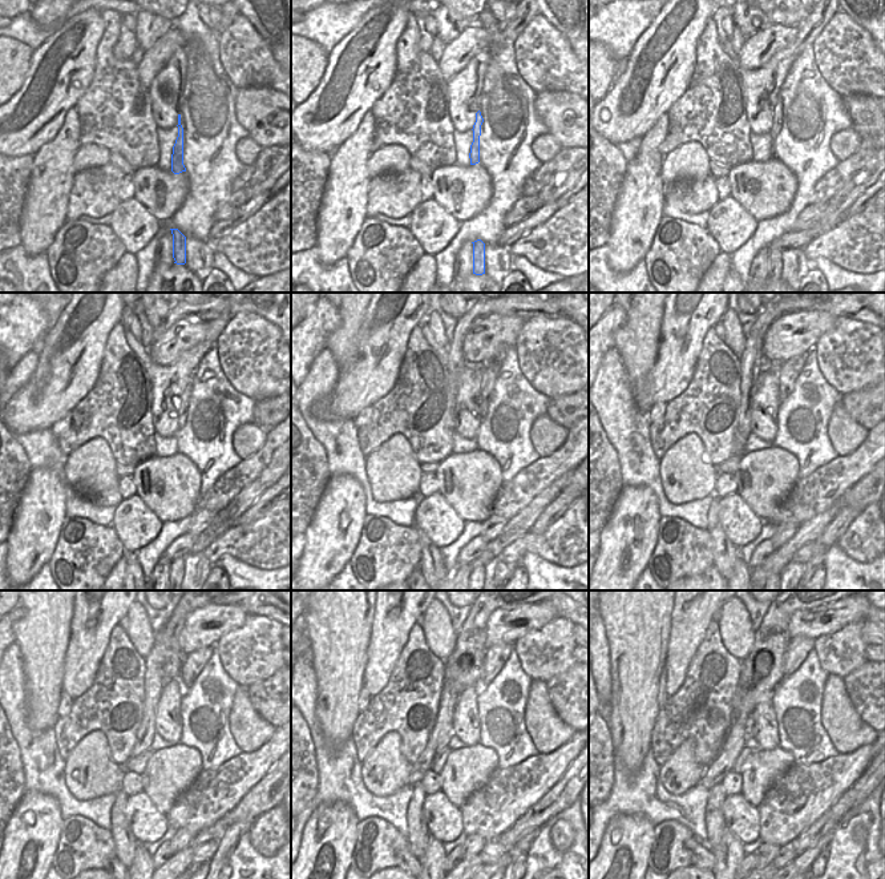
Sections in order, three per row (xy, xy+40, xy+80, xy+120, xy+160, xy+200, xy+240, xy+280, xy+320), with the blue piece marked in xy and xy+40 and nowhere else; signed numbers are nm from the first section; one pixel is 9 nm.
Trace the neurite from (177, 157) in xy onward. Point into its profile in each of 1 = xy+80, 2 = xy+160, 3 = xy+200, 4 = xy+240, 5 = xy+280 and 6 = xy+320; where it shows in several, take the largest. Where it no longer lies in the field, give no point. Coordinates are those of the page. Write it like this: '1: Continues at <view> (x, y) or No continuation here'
1: Continues at xy+80 (778, 112)
2: Continues at xy+160 (491, 370)
3: Continues at xy+200 (788, 370)
4: Continues at xy+240 (194, 662)
5: Continues at xy+280 (496, 656)
6: Continues at xy+320 (799, 648)

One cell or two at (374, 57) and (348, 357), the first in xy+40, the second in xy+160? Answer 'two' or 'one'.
two

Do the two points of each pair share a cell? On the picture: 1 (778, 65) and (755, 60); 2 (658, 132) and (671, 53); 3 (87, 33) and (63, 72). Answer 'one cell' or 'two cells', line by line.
1: two cells
2: two cells
3: one cell

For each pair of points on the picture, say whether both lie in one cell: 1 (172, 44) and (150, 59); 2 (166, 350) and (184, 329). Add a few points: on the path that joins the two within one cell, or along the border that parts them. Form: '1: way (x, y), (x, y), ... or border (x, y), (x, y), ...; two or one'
1: way (166, 47), (156, 57); one
2: way (169, 345), (180, 334); one

